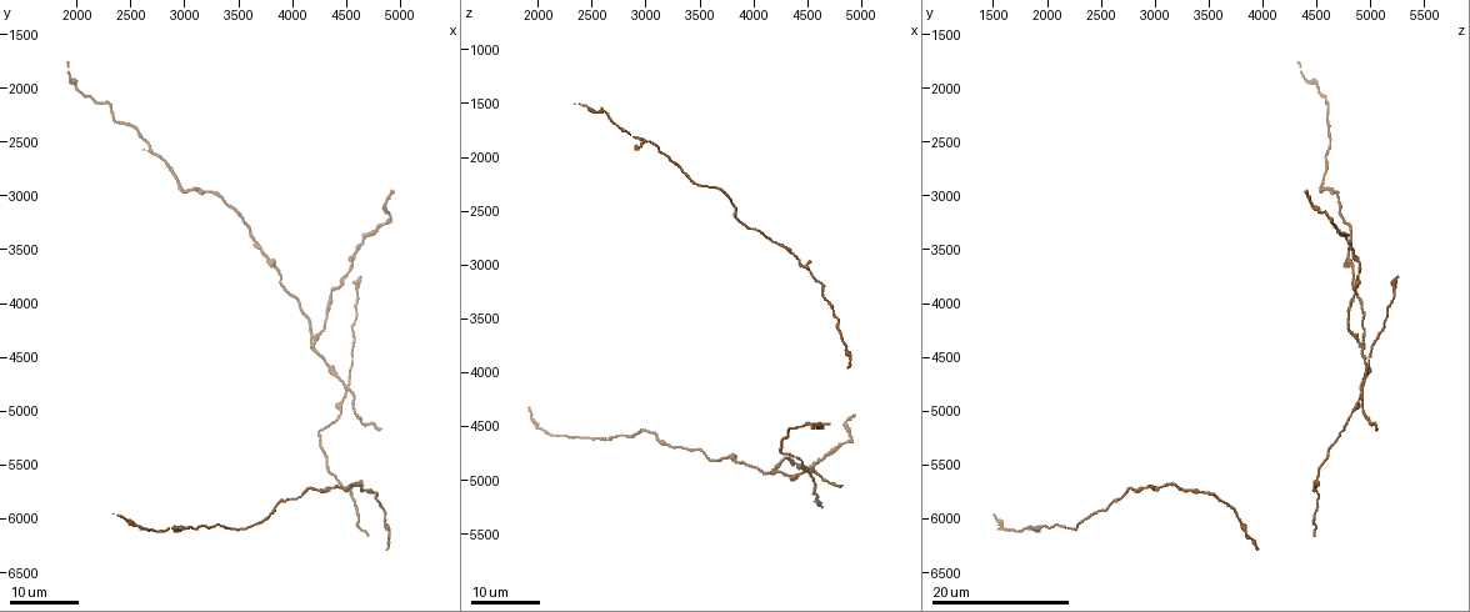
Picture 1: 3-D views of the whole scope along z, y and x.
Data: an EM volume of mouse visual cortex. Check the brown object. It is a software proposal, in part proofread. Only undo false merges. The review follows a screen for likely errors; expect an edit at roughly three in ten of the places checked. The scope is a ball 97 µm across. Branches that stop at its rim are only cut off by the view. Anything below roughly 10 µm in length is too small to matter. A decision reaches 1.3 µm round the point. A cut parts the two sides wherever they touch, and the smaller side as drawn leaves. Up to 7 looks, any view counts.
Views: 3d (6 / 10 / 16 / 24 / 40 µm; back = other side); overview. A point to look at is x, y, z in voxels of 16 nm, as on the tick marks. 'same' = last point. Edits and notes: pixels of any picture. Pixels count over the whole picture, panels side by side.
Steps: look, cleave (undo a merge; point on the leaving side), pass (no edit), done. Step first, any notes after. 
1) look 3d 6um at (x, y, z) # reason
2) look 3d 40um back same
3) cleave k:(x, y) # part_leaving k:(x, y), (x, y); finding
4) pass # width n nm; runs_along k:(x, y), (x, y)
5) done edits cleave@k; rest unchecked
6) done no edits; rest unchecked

look 3d 16um at (4520, 4760, 4920) # looks like a crossing

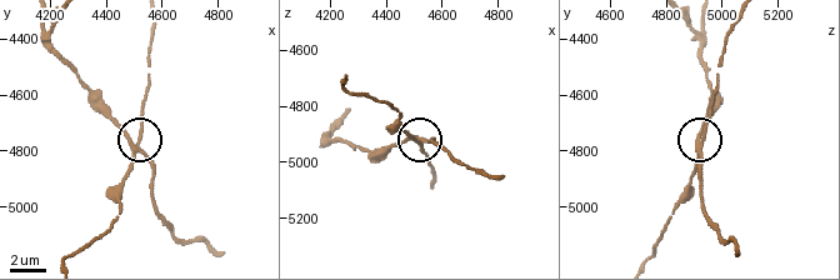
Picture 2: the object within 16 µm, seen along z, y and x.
look 3d 6um at (4510, 4780, 4910) # zoom in

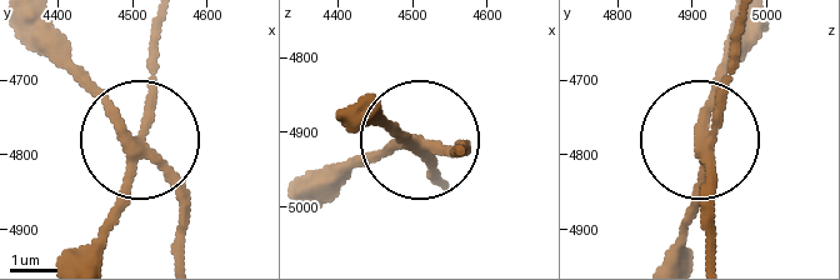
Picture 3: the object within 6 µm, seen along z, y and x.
look 3d 6um back at (4505, 4785, 4920)

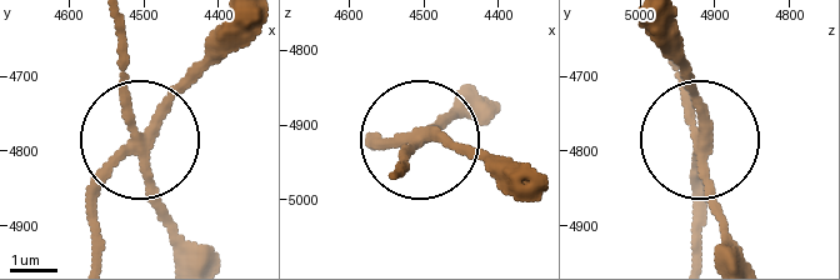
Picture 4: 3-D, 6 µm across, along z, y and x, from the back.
pass # arms 4; runs_along 4:(459, 93), (399, 173); all the same neuron

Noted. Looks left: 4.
look 3d 24um at (4560, 5800, 4500) # thick turns thin

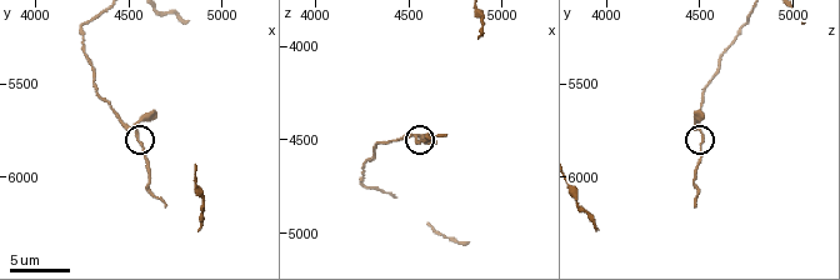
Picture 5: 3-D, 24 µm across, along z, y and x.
look 3d 6um at (4540, 5780, 4520) # zoom in

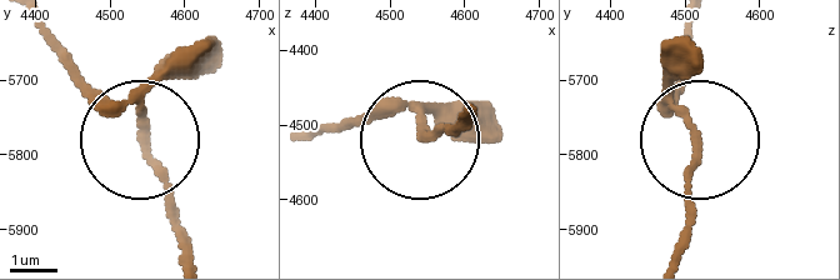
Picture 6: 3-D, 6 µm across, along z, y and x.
pass # runs_along 6:(314, 129), (390, 113), (421, 136), (461, 125); all the same neuron

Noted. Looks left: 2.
look 3d 24um at (4180, 4400, 4940)

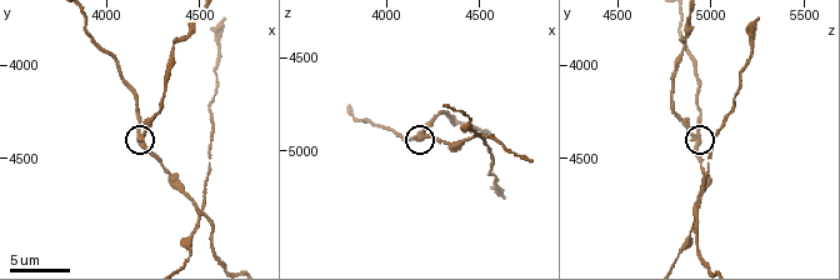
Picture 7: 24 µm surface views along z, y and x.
look 3d 10um at (4200, 4380, 4920) # zoom in

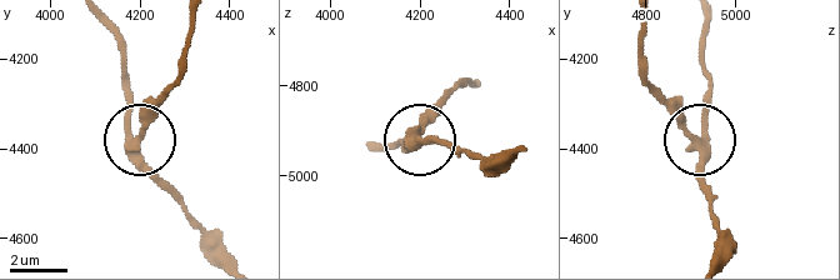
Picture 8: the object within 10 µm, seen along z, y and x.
cleave 8:(143, 110) # part_leaving 8:(130, 141), (179, 79), (188, 23); two neurons meet here

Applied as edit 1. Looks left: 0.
done edits cleave@8; rest unchecked

